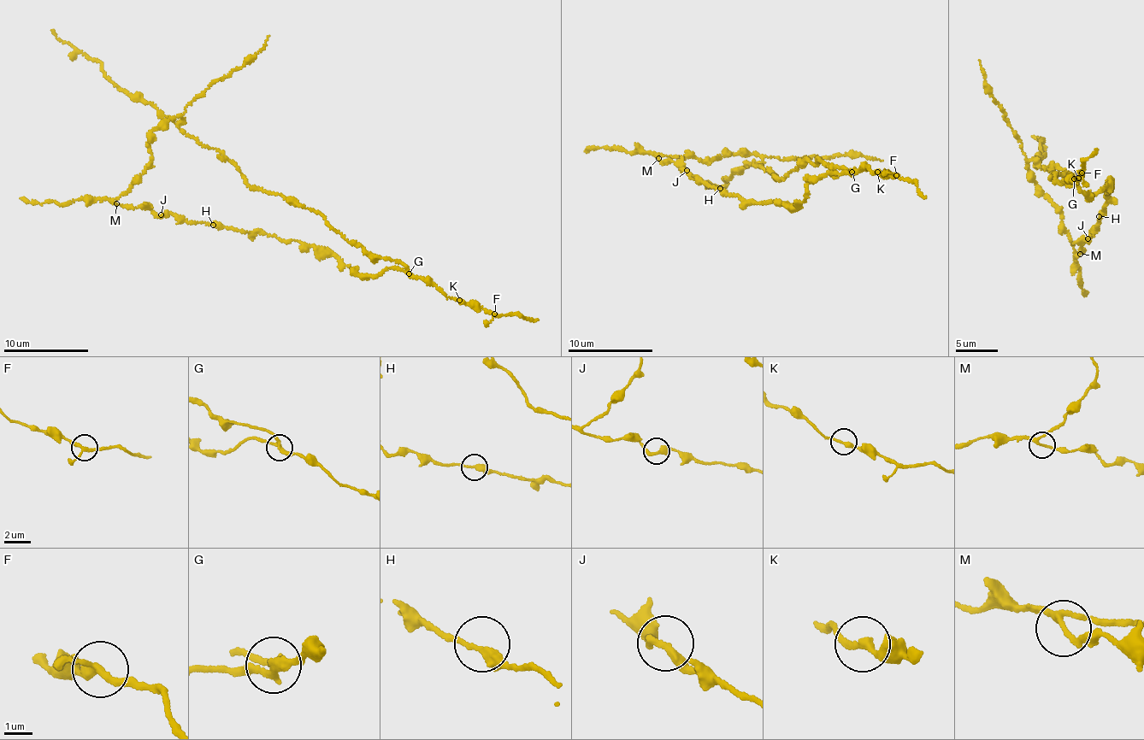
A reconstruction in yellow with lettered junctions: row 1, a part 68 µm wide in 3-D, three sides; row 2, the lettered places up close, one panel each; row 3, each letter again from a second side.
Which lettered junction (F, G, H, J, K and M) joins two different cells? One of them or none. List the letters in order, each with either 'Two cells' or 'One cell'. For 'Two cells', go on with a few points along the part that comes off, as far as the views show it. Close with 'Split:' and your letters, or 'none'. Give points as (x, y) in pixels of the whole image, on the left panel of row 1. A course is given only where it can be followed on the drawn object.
F: One cell
G: Two cells. Course of the part to remove: (409, 273), (399, 261), (353, 243), (300, 204), (256, 190), (220, 151), (125, 91), (103, 64), (51, 30)
H: One cell
J: One cell
K: One cell
M: One cell
Split: G

